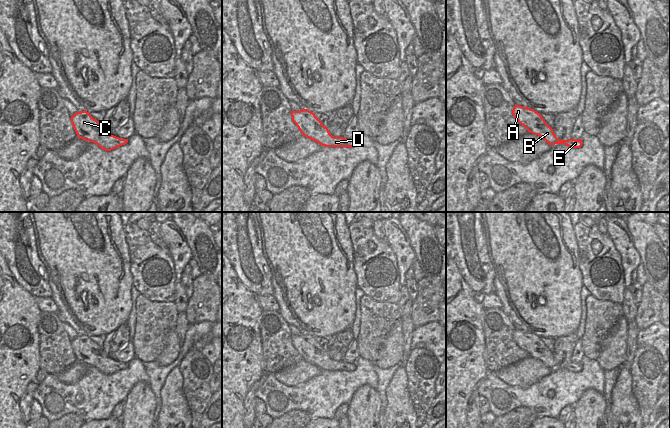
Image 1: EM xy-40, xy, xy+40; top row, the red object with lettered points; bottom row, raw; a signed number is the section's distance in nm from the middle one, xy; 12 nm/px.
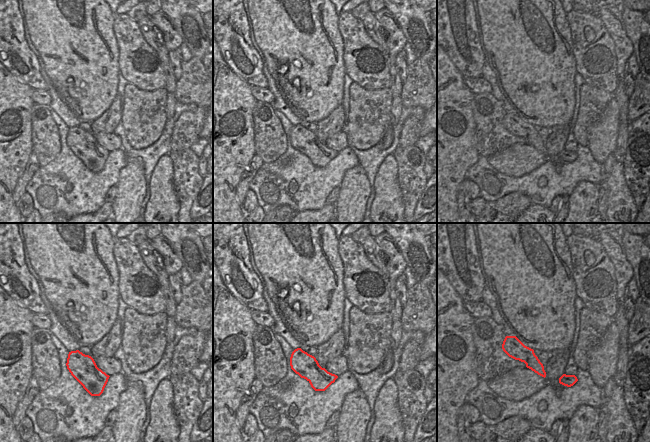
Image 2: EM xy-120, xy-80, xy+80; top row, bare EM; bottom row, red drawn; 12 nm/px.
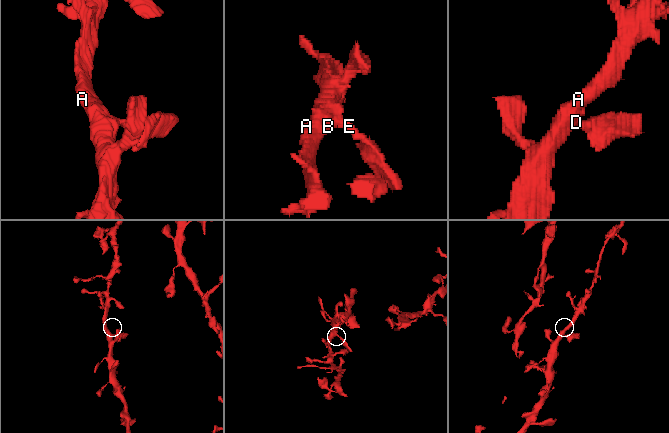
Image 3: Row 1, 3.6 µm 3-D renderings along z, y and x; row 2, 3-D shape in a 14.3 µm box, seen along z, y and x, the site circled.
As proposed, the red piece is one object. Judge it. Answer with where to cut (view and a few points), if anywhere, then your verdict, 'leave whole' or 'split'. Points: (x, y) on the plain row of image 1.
cut none; leave whole

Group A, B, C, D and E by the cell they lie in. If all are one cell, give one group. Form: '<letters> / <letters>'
A B C D E

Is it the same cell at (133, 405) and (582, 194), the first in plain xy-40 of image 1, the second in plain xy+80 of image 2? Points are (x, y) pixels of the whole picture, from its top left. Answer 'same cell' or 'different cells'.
same cell

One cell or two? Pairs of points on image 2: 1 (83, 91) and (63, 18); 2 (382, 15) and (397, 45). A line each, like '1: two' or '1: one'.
1: one
2: one

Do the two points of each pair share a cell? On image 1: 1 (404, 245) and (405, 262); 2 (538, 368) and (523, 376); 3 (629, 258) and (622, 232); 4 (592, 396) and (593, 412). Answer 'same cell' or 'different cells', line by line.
1: same cell
2: same cell
3: same cell
4: same cell

